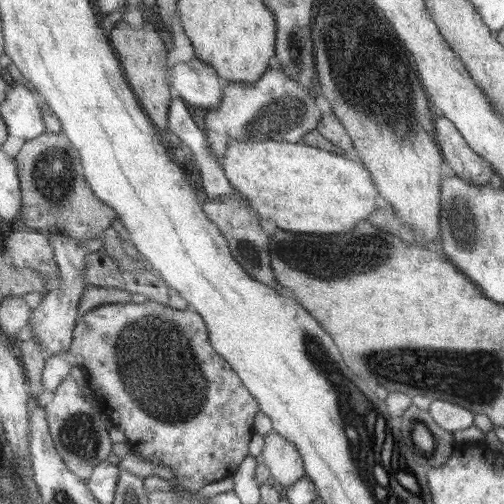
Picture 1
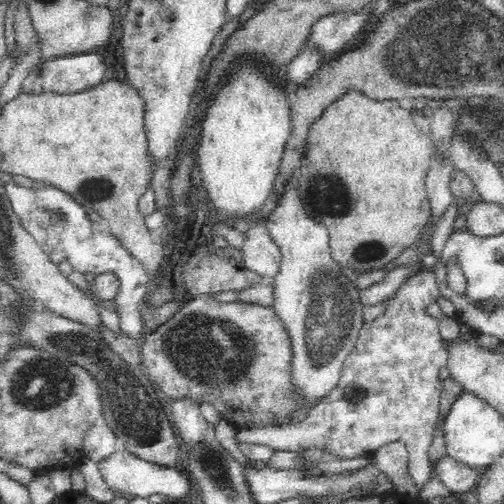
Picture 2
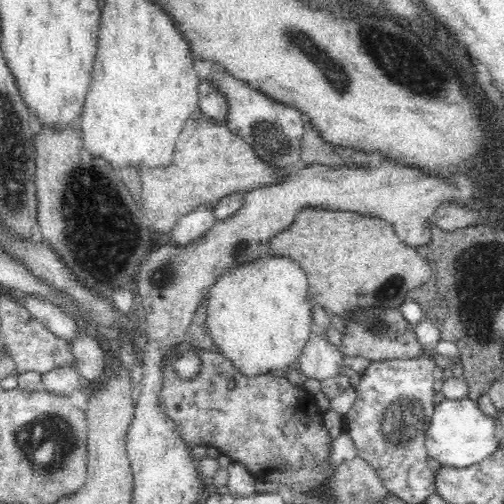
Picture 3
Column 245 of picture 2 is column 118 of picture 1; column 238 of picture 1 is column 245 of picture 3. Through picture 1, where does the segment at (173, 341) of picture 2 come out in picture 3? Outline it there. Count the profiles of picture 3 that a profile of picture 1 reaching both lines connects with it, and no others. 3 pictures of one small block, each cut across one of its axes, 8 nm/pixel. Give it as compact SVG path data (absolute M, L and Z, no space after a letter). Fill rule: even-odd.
M192 338L164 342L162 348L156 356L160 376L156 406L176 426L182 442L216 448L222 456L230 456L232 464L240 464L256 482L284 484L296 498L332 496L338 470L332 460L334 436L324 424L324 412L318 410L314 392L292 384L284 372L244 374L216 344L206 348L206 368L200 376L184 382L174 376L172 360L180 350L194 348ZM226 376L236 378L234 388L228 388Z

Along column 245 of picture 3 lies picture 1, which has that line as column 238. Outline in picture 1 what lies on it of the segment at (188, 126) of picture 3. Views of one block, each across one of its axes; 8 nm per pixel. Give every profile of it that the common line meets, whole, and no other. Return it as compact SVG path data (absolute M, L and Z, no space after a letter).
M233 138L229 142L227 154L221 158L223 168L227 170L229 180L233 186L249 200L249 206L259 210L263 220L271 222L279 230L287 230L293 234L341 234L351 232L357 228L361 220L367 220L375 210L375 182L373 174L365 170L361 162L347 160L341 154L307 146L295 144L289 140L269 140L269 138Z

